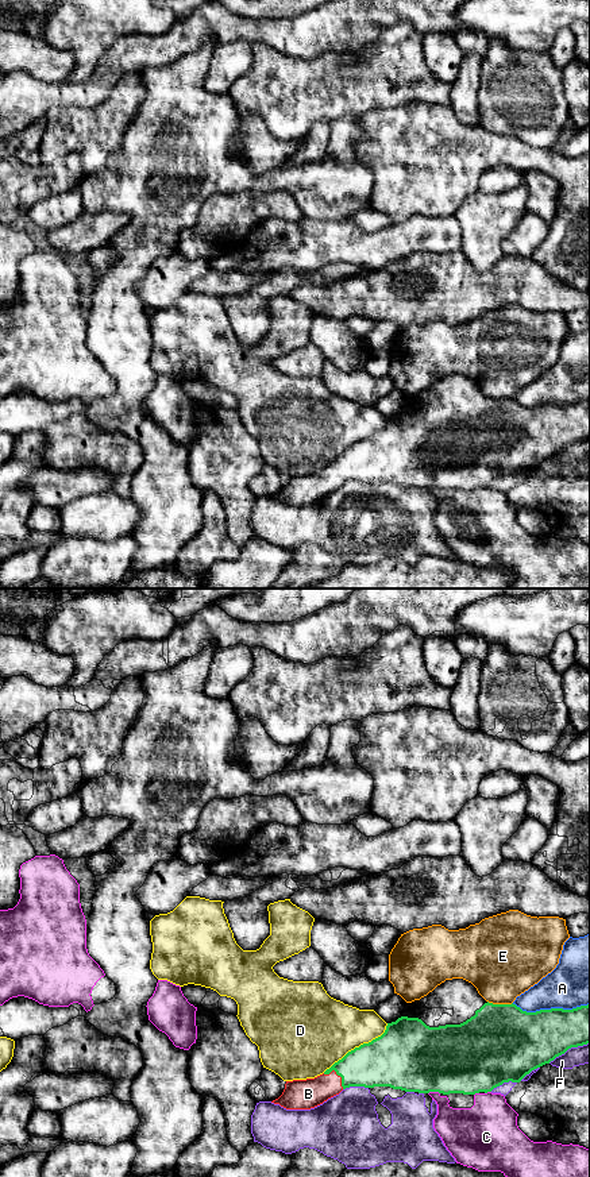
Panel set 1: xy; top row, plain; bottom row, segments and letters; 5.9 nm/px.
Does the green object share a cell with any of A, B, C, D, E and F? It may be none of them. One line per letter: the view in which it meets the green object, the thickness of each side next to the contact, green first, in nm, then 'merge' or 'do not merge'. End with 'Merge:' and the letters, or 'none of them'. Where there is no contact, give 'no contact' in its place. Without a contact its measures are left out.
A: meets green in xy; 360 nm thick on the green side, 320 nm on the other; do not merge
B: meets green in xy; 280 nm thick on the green side, 180 nm on the other; merge
C: meets green in xy; 420 nm thick on the green side, 220 nm on the other; do not merge
D: meets green in xy; 340 nm thick on the green side, 420 nm on the other; do not merge
E: meets green in xy; 460 nm thick on the green side, 440 nm on the other; do not merge
F: meets green in xy; 460 nm thick on the green side, 70 nm on the other; do not merge
Merge: B

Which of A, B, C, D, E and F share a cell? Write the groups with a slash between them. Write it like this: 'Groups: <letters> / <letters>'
Groups: A / B / C / D / E / F

